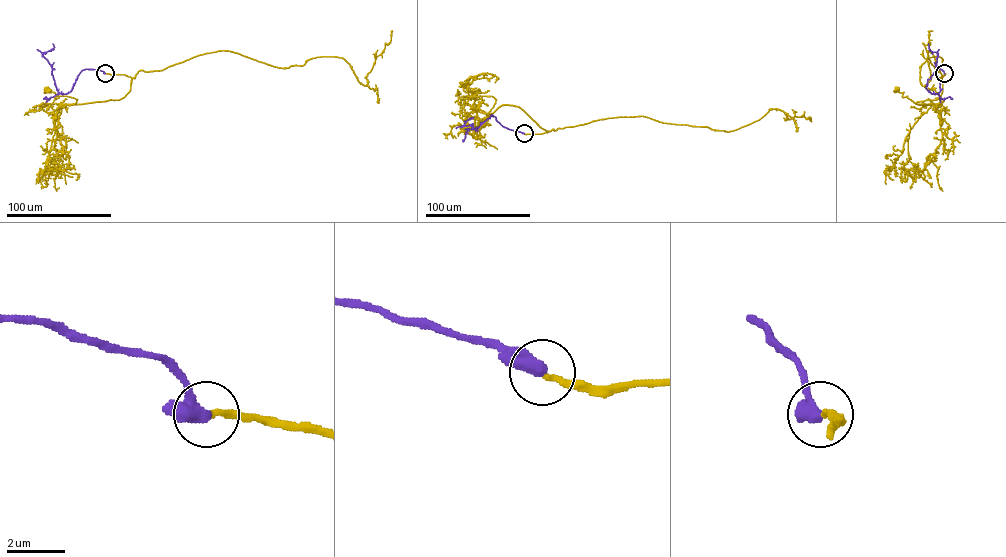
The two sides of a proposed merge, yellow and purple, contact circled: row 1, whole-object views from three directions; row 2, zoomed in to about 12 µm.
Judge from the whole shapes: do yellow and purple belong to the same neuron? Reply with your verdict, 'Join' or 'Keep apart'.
Join

